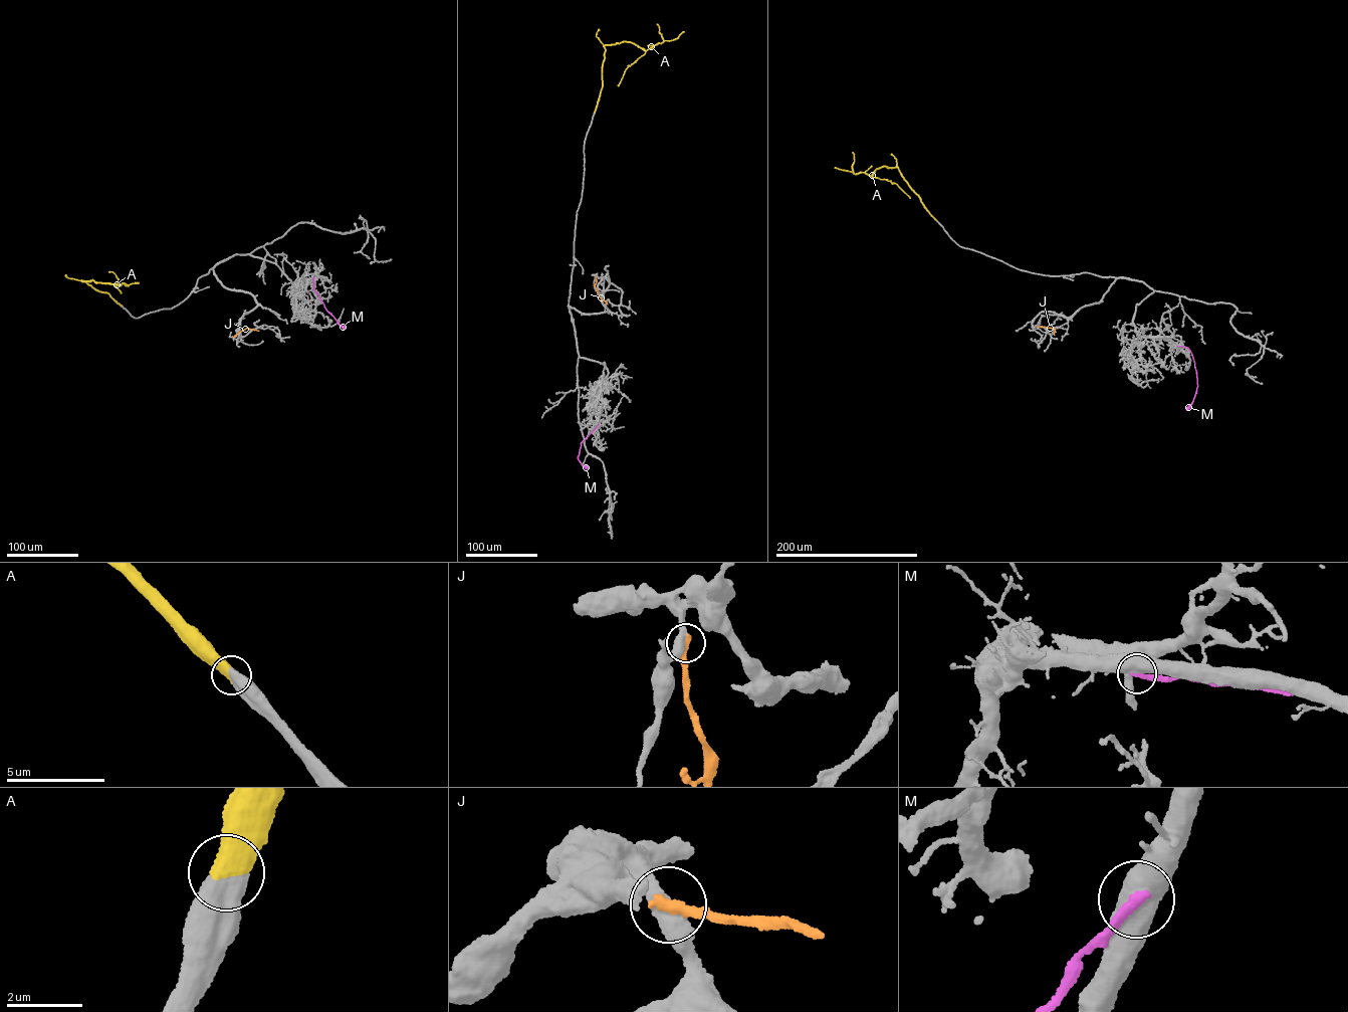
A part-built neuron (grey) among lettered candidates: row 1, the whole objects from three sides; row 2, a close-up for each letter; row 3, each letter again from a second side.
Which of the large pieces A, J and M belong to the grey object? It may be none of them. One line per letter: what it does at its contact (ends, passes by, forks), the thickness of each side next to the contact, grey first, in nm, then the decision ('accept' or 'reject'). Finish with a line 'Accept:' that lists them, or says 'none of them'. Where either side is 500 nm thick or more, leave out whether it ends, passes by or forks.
A: 700/600 nm | accept
J: it ends | 440/320 nm | reject
M: 750/260 nm | reject
Accept: A

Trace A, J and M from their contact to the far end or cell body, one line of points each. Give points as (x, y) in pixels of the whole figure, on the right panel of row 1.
A: (936, 220), (897, 168), (882, 167), (871, 176), (863, 172), (856, 174), (852, 167), (853, 152)
J: (1038, 326), (1055, 329), (1054, 335)
M: (1177, 346), (1190, 351), (1196, 374), (1194, 396), (1186, 409)

